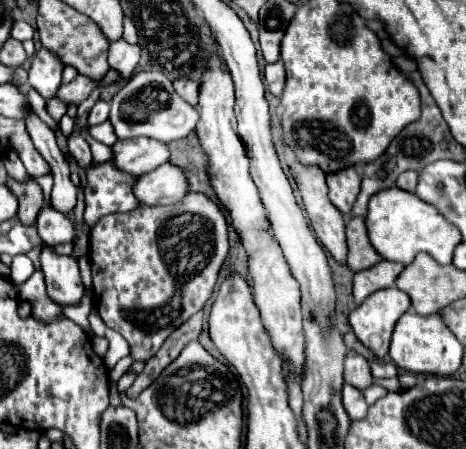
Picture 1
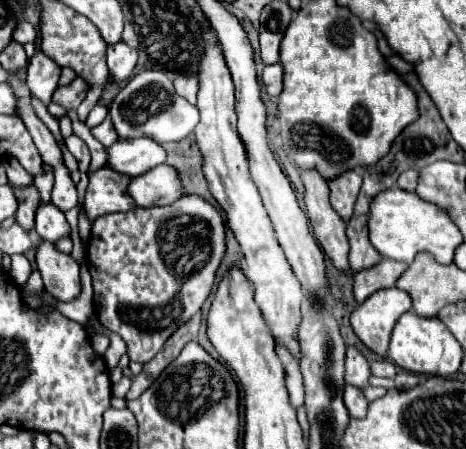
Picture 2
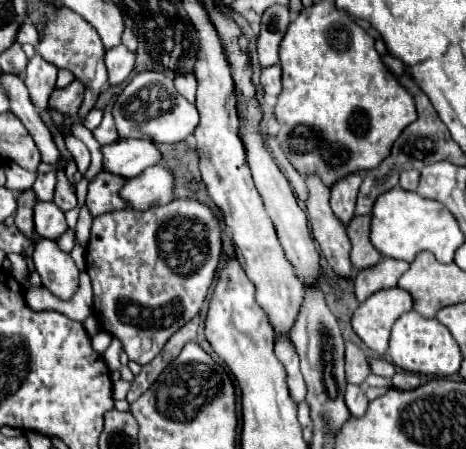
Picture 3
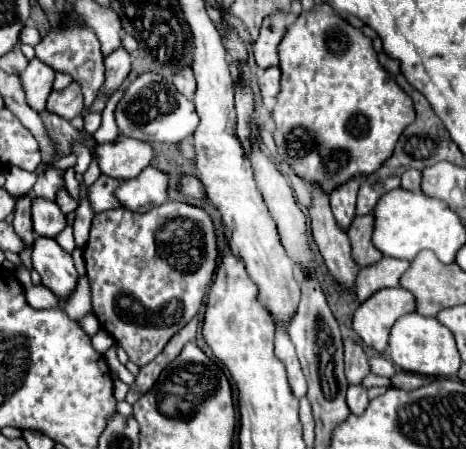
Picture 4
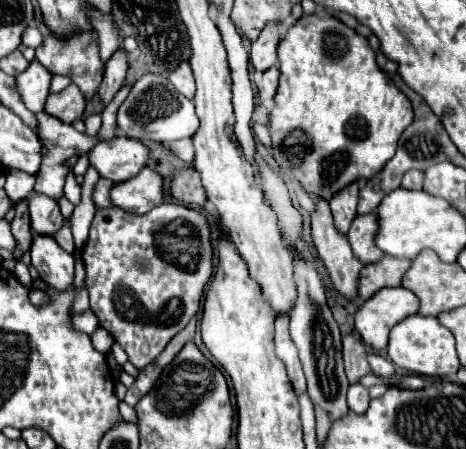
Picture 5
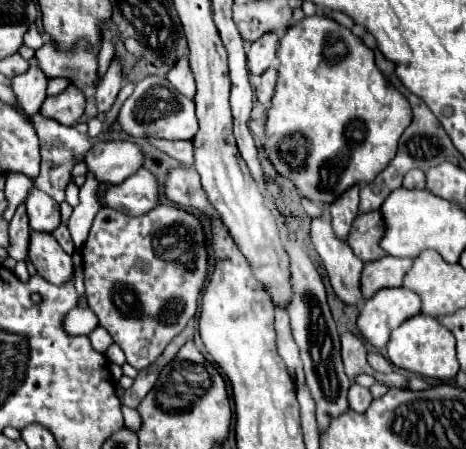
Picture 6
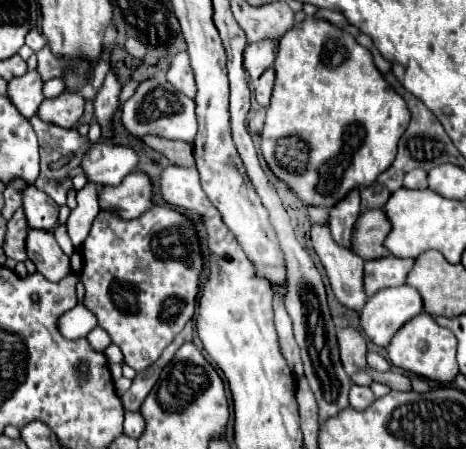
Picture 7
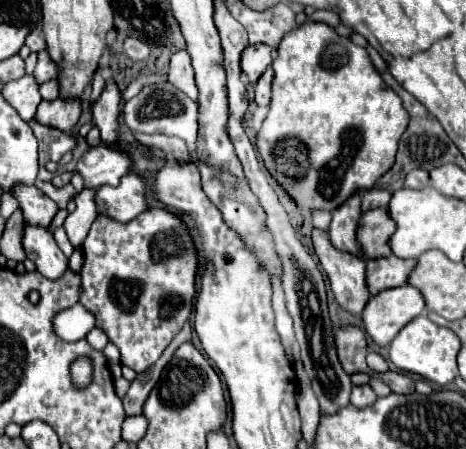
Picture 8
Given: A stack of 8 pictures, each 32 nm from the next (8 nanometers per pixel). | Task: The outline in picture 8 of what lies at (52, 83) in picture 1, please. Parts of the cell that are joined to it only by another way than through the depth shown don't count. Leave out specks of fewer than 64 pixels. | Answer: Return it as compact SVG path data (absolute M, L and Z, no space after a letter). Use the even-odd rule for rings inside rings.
M26 74L20 80L12 80L4 86L2 90L4 98L16 108L16 112L20 114L22 120L30 120L36 114L38 104L42 102L40 96L40 84L36 82L34 74Z

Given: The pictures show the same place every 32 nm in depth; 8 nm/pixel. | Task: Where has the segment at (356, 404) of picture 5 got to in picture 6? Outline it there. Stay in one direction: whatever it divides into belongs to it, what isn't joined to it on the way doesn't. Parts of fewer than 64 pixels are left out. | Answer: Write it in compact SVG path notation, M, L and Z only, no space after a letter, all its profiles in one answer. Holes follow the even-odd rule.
M352 384L350 390L348 390L348 404L354 412L366 412L366 408L370 406L372 402L372 396L370 396L370 390L360 386L360 384Z

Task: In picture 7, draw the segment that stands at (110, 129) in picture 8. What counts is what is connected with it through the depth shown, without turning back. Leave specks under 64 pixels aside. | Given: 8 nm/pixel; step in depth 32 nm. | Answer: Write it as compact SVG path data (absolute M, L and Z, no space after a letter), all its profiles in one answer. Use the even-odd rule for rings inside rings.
M112 68L112 70L106 74L106 80L104 80L104 84L100 86L100 90L98 90L98 94L96 94L96 100L94 100L96 120L100 122L104 136L110 136L110 134L112 134L112 112L114 112L116 106L118 106L118 94L120 94L120 90L122 90L122 84L120 84L120 80L118 80L116 70Z

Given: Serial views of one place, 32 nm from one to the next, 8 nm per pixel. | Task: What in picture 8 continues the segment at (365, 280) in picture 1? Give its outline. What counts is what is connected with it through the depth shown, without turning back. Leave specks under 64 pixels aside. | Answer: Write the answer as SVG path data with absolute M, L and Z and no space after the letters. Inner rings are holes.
M386 256L386 258L374 258L366 260L366 284L370 296L386 290L386 288L396 288L406 284L408 274L416 266L414 258L396 258L396 256Z

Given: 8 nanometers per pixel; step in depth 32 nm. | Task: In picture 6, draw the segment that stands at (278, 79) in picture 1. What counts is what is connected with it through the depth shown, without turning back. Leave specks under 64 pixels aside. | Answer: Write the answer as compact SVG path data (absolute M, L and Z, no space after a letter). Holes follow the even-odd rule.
M268 68L264 74L260 74L258 78L254 78L254 86L256 86L256 96L262 104L268 104L274 96L274 88L276 88L276 80L278 80L278 70L276 68Z

